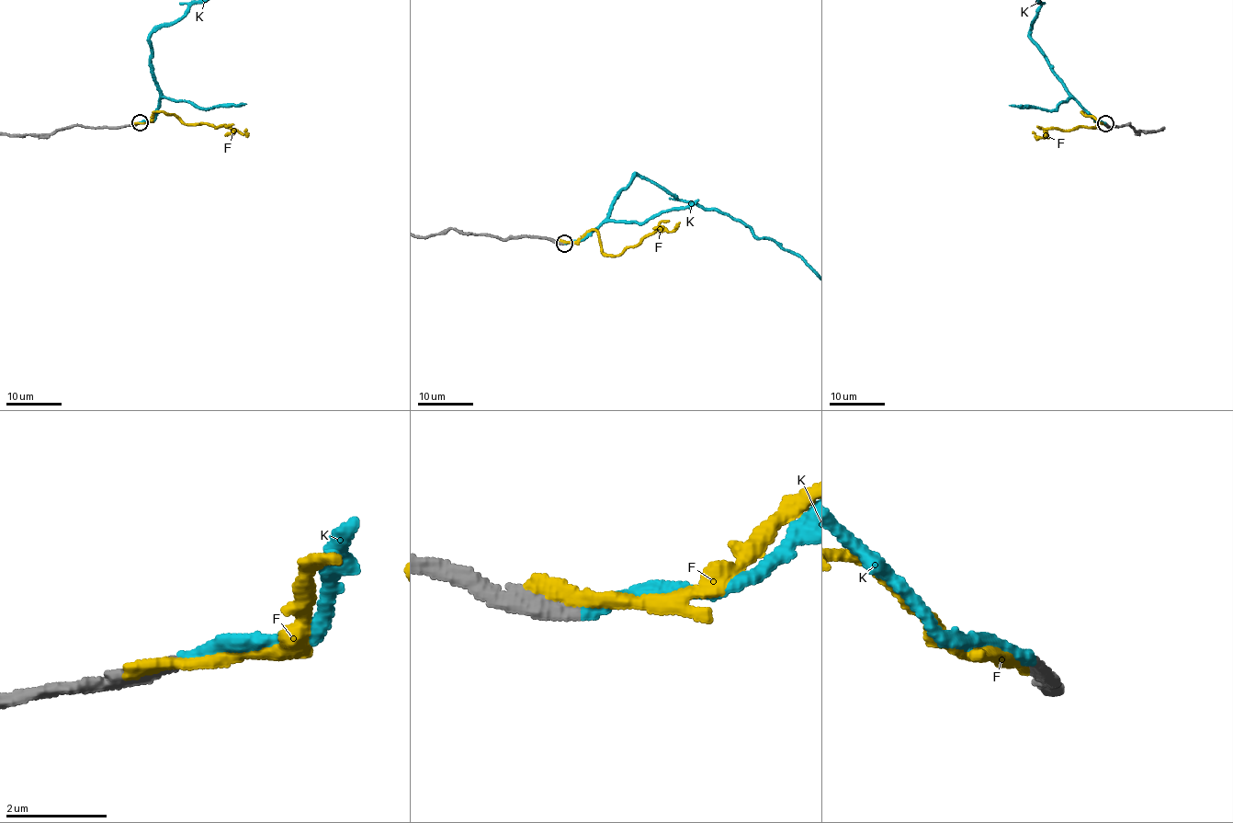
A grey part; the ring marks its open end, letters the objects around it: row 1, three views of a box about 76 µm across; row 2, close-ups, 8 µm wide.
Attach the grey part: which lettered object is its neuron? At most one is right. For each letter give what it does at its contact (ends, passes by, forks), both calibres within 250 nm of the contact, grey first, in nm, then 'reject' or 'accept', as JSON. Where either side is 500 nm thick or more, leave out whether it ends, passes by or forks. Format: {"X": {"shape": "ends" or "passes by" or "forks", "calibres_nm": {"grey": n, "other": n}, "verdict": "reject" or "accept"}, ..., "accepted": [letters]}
{"F": {"shape": "ends", "calibres_nm": {"grey": 400, "other": 300}, "verdict": "reject"}, "K": {"shape": "ends", "calibres_nm": {"grey": 280, "other": 260}, "verdict": "accept"}, "accepted": ["K"]}

